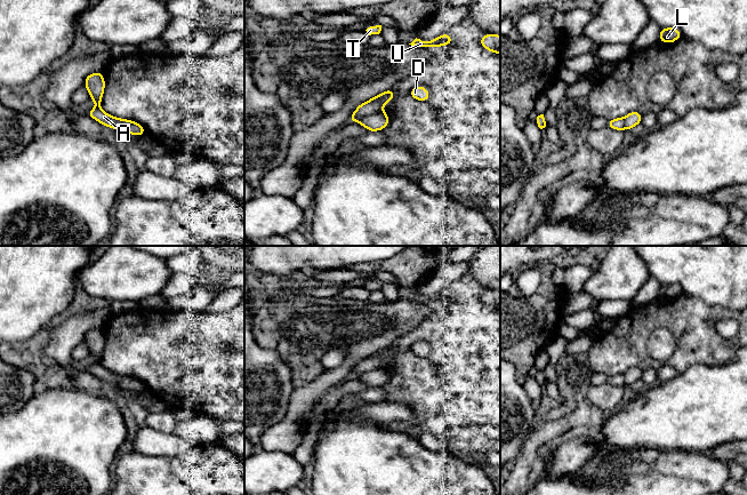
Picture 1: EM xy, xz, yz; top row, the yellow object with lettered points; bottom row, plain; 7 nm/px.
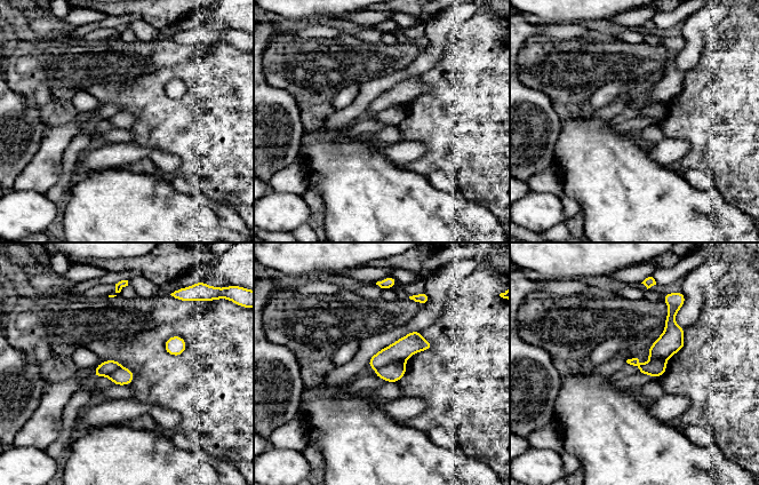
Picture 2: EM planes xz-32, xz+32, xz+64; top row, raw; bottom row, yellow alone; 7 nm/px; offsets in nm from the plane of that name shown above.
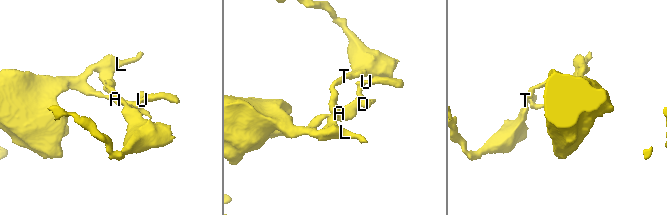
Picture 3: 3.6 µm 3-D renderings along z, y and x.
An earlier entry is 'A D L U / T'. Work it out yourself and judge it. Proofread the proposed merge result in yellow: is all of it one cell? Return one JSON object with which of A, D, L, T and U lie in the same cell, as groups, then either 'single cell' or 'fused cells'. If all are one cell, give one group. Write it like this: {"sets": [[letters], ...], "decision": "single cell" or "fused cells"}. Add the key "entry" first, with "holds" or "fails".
{"entry": "holds", "sets": [["A", "D", "L", "U"], ["T"]], "decision": "fused cells"}

